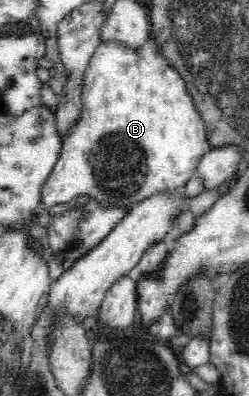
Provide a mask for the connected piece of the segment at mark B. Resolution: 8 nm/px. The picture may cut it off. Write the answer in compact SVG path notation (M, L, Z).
M149 38L144 48L136 48L136 50L126 48L114 42L100 43L93 53L86 68L85 77L83 78L80 118L78 118L75 126L65 135L65 140L61 142L62 148L60 148L58 160L54 168L52 168L48 180L46 180L44 186L41 188L40 206L46 210L50 206L54 206L54 204L64 204L82 195L88 195L102 206L107 206L108 208L131 209L134 205L146 200L150 196L154 196L154 194L160 194L160 192L174 194L175 191L182 190L186 186L186 182L194 176L194 173L197 172L200 159L205 154L202 147L207 141L204 121L195 107L193 98L188 94L184 79L160 55L157 45L152 38Z

